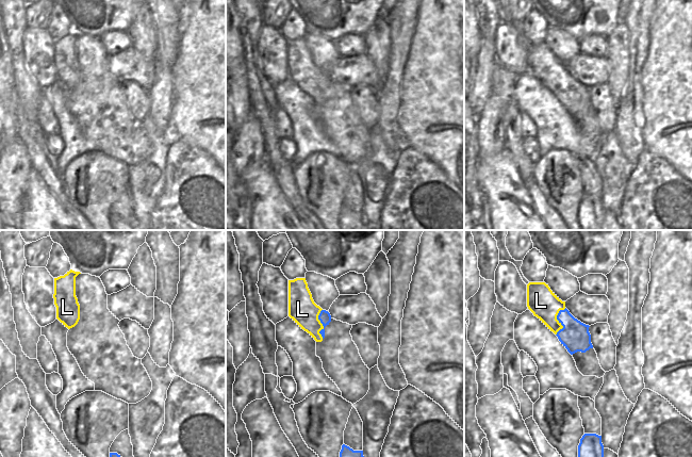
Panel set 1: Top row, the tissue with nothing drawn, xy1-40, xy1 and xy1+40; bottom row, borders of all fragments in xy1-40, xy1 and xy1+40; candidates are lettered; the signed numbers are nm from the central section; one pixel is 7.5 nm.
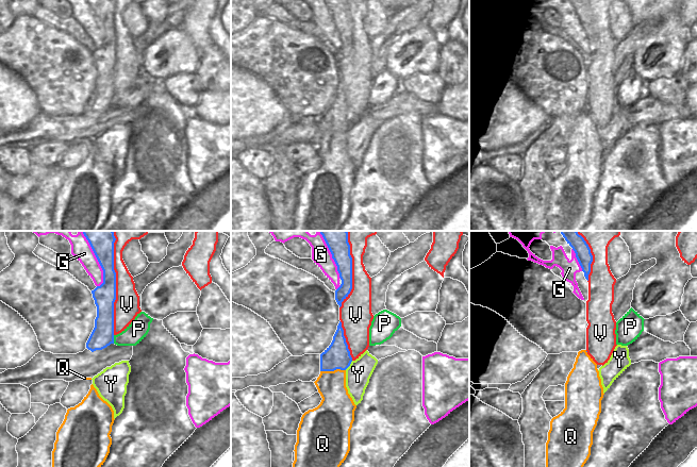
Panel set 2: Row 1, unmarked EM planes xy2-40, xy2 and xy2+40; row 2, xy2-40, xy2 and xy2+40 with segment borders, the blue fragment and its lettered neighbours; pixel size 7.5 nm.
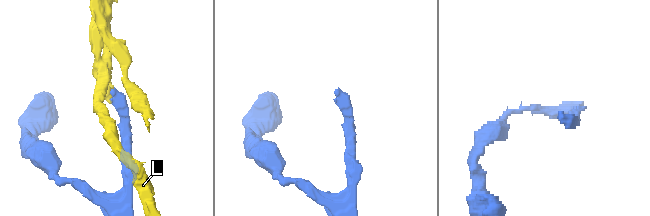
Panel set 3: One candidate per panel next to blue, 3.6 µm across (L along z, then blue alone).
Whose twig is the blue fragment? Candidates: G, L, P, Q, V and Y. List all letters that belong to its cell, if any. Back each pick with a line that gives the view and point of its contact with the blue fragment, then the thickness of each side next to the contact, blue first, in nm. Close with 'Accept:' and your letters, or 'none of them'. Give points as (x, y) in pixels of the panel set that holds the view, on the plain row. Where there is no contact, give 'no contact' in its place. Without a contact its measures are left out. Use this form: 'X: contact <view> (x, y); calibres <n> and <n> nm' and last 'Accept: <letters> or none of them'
Q: contact xy2 (332, 132); calibres 190 and 220 nm
Accept: Q

